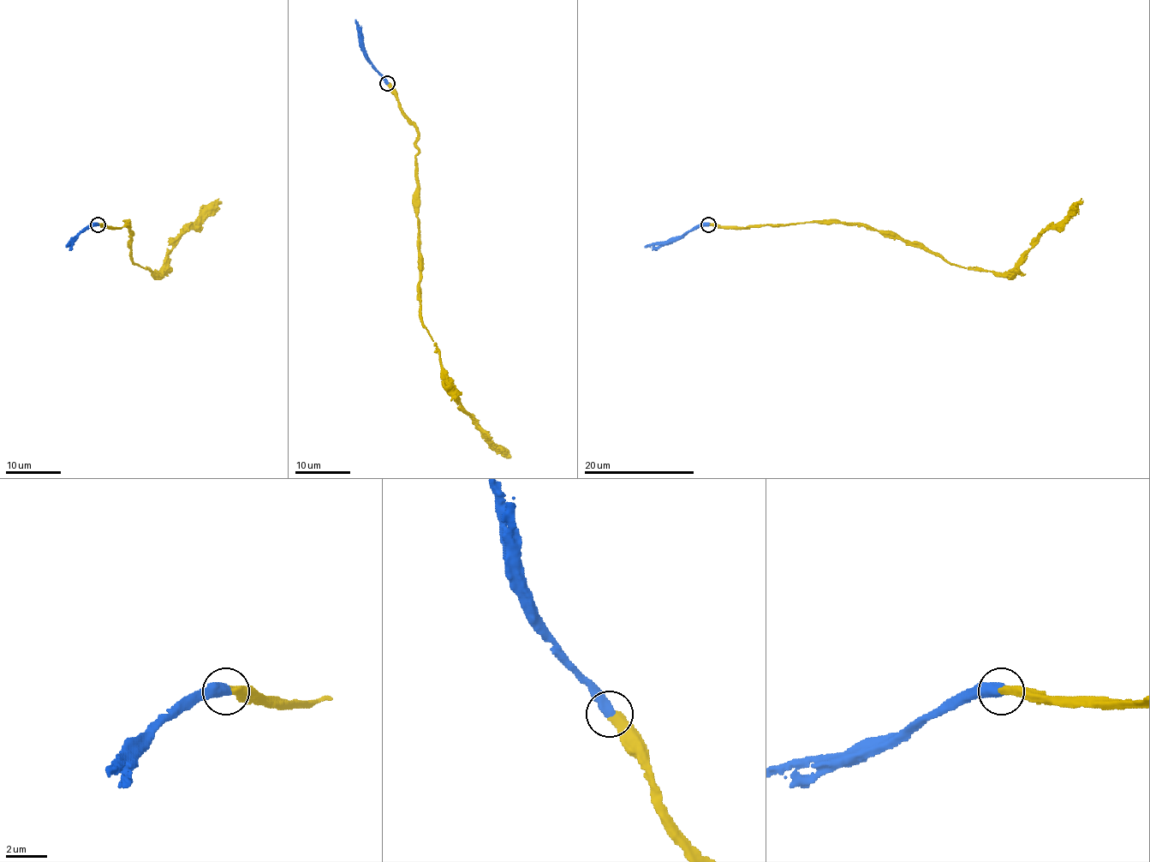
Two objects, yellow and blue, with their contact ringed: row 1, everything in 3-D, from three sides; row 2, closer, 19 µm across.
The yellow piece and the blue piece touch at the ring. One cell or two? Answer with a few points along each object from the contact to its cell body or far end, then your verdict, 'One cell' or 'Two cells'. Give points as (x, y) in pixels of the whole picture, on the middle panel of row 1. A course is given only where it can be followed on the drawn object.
Course of yellow: (387, 83), (418, 134), (419, 319), (438, 352), (441, 377), (455, 399), (510, 456). Course of blue: (387, 83), (387, 79), (364, 49), (355, 20). One cell

